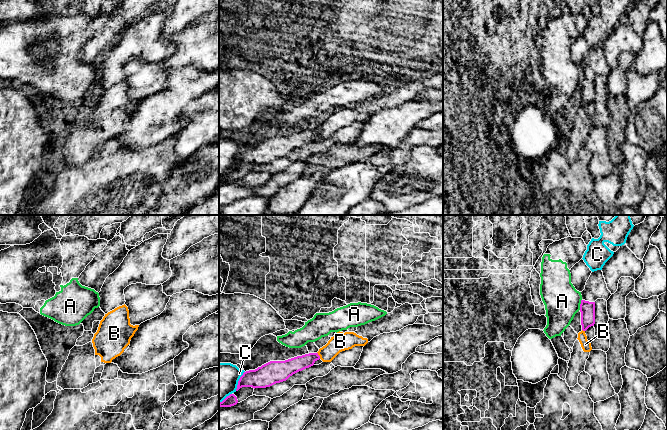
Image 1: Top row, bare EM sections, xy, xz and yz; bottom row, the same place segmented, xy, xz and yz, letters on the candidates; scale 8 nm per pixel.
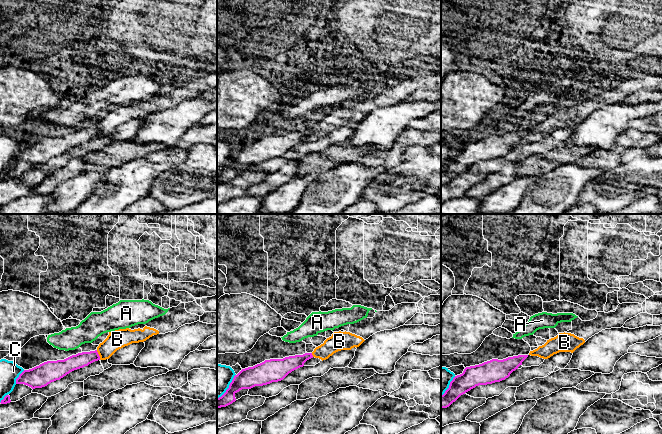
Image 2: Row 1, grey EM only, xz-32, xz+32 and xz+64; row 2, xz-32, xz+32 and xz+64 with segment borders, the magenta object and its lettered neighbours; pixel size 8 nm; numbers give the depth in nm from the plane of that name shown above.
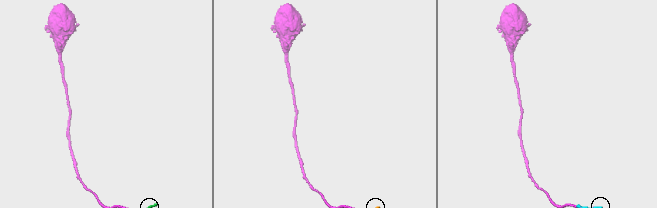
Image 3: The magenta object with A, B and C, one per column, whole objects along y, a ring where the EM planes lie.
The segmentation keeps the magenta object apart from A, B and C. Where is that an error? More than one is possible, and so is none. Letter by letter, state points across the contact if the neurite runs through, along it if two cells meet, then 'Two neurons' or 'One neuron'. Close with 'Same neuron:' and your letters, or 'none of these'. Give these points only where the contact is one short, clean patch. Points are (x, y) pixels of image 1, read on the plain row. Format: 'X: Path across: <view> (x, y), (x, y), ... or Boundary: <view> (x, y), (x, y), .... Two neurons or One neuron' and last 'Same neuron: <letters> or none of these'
A: Boundary: yz (581, 75), (579, 85). Two neurons
B: Boundary: xz (317, 128), (320, 134). Two neurons
C: Two neurons
Same neuron: none of these

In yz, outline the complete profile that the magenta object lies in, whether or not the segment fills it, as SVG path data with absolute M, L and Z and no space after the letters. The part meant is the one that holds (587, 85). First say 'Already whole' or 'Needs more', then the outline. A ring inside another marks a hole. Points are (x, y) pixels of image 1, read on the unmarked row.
Needs more. M583 35L570 46L571 59L582 71L580 80L582 106L595 100L595 77L608 76L612 71L607 64L602 46L592 48Z

